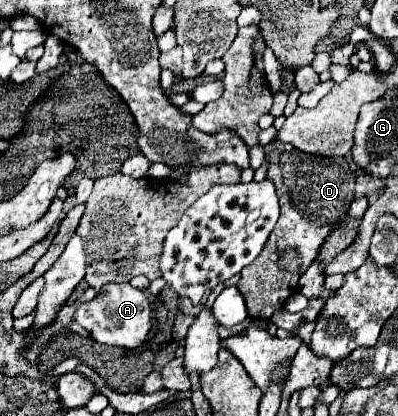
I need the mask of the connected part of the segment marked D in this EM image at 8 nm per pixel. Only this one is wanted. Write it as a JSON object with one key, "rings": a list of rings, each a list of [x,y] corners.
{"rings":[[[290,144],[262,146],[268,162],[266,178],[274,182],[280,198],[280,218],[268,236],[258,258],[240,272],[236,288],[244,296],[252,318],[268,320],[282,308],[288,296],[298,288],[298,278],[314,262],[324,238],[340,222],[346,220],[346,210],[354,200],[354,174],[344,158],[322,158],[296,150]]]}

